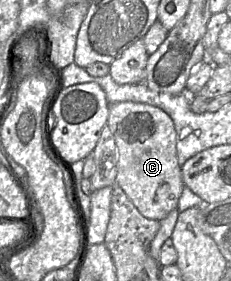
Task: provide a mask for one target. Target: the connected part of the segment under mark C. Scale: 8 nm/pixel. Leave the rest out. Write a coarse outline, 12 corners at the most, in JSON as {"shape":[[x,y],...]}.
{"shape":[[138,102],[109,104],[118,185],[146,218],[184,188],[173,120]]}

